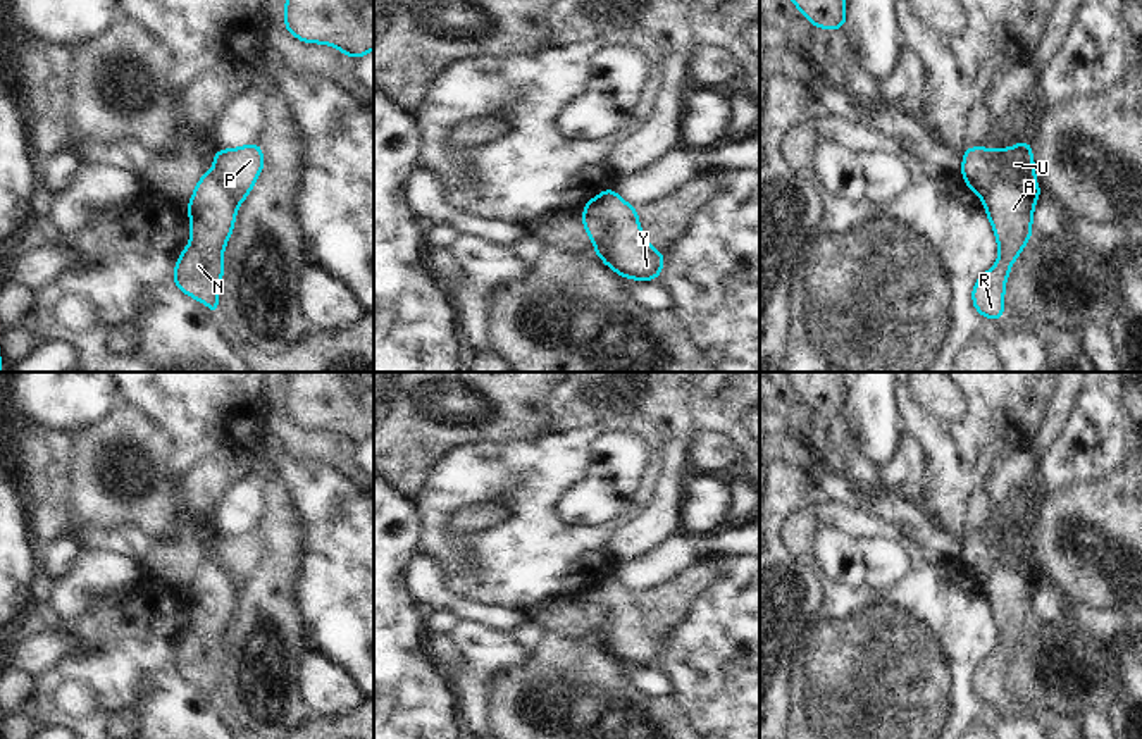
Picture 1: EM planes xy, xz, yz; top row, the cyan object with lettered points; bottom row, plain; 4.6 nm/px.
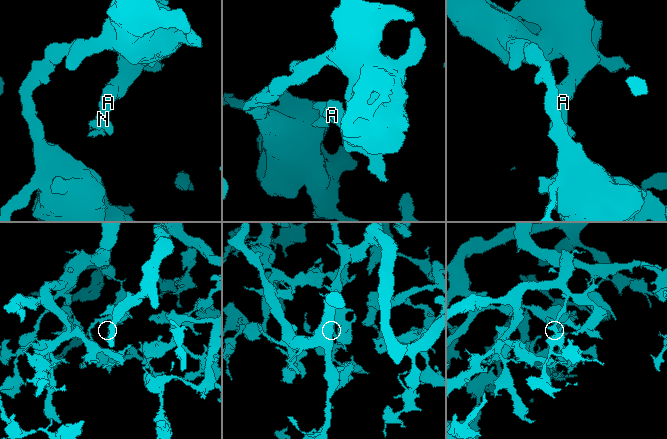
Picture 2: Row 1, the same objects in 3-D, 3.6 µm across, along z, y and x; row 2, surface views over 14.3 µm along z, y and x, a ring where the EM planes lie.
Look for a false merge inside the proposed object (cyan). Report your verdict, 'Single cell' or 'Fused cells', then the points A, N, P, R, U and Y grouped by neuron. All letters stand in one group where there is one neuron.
Fused cells. Groups: A N R / P U Y

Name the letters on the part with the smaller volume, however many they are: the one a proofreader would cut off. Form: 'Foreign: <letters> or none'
Foreign: A, N, R

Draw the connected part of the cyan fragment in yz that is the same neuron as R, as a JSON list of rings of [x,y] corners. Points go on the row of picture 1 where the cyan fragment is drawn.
[[[996,179],[984,198],[987,217],[999,245],[999,260],[973,286],[971,300],[977,312],[990,320],[1004,315],[1004,284],[1015,258],[1032,238],[1035,198],[1009,179]]]

